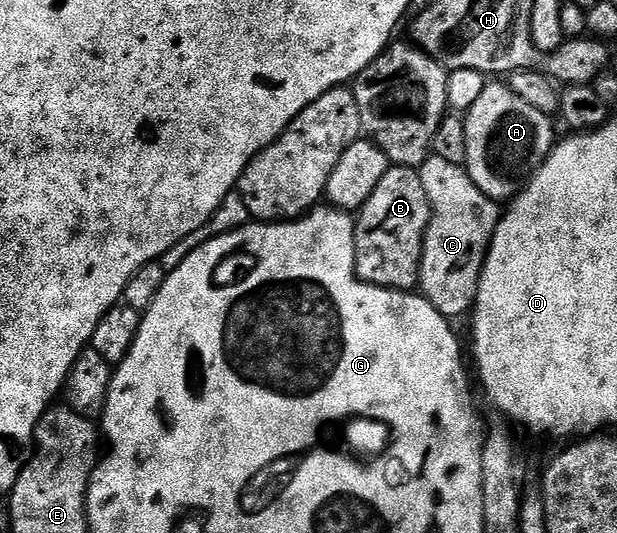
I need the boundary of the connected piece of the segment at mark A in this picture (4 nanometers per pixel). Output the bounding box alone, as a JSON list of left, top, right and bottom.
[463,81,554,201]

